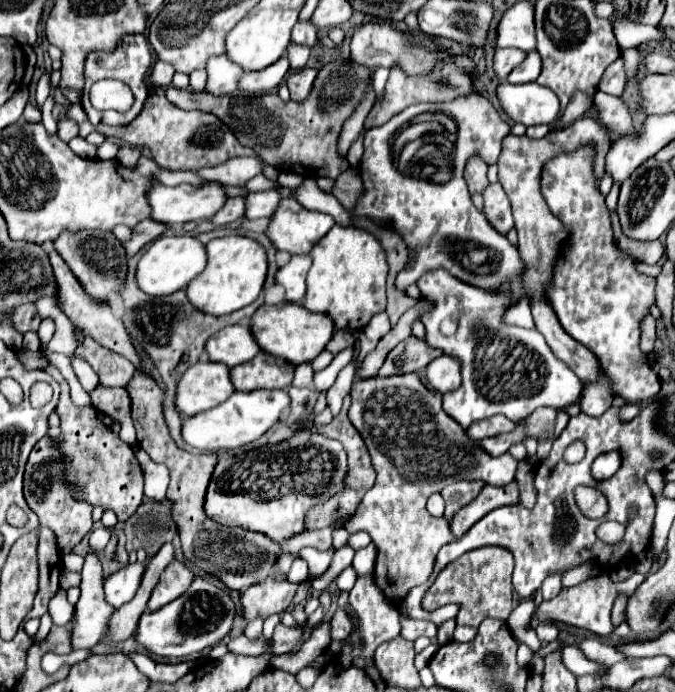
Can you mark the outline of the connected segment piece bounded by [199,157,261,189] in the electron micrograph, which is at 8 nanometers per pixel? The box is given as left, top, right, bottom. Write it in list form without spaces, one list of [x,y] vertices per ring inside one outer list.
[[[241,157],[241,159],[231,159],[227,163],[221,163],[213,169],[201,169],[199,175],[203,179],[217,179],[223,185],[229,187],[239,187],[245,189],[247,181],[253,179],[255,175],[261,173],[261,165],[255,157]]]

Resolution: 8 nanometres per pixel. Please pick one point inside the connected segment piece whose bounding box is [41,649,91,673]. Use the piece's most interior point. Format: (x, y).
(50, 662)

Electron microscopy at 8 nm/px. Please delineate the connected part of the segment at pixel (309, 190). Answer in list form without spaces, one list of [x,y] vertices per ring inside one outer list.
[[[303,179],[303,183],[295,187],[291,193],[303,207],[329,213],[339,225],[351,225],[351,215],[341,207],[341,203],[331,193],[323,193],[313,179]]]

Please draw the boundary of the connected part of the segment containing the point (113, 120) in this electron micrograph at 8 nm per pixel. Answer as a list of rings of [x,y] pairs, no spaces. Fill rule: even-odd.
[[[123,35],[123,39],[119,41],[119,47],[115,51],[91,51],[91,55],[87,55],[85,59],[85,89],[83,89],[83,97],[81,97],[81,107],[89,119],[91,125],[123,125],[129,123],[131,119],[135,119],[135,115],[139,115],[139,111],[143,109],[143,103],[147,99],[147,83],[145,83],[145,75],[149,73],[151,67],[151,45],[147,35]],[[101,79],[117,79],[127,83],[133,89],[135,95],[135,103],[127,113],[117,113],[117,111],[97,111],[91,103],[89,103],[89,89],[93,83],[101,81]]]

